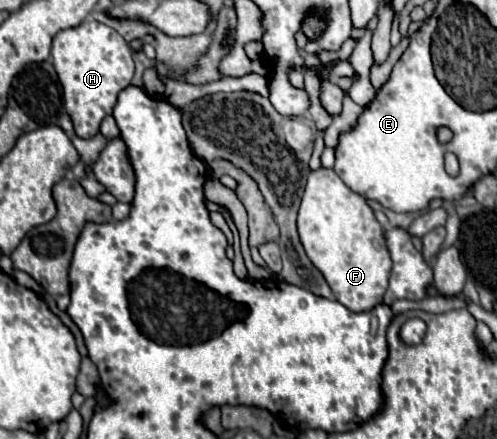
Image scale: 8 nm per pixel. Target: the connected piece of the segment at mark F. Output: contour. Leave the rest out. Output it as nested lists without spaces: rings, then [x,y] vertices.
[[[321,167],[309,175],[299,207],[297,229],[311,263],[325,275],[339,303],[351,311],[369,311],[383,301],[391,271],[383,227],[377,223],[365,199],[351,191],[333,169]]]

